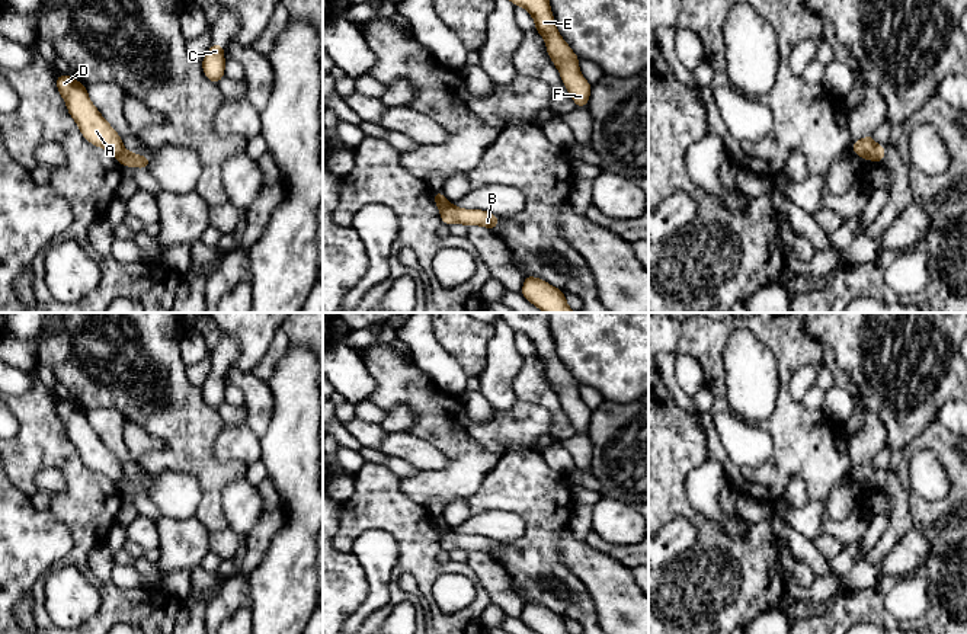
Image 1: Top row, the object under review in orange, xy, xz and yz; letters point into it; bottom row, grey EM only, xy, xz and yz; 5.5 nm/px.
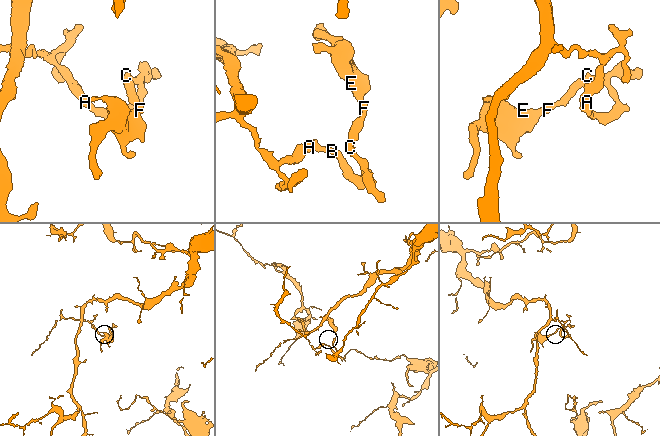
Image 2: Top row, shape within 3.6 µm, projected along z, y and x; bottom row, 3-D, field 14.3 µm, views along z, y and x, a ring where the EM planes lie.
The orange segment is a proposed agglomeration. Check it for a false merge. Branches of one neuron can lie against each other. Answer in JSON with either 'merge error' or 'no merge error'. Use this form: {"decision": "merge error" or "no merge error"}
{"decision": "merge error"}

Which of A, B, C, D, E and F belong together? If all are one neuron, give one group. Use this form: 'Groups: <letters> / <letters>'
Groups: A D / B C E F

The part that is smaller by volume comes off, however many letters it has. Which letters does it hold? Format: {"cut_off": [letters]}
{"cut_off": ["B", "C", "E", "F"]}

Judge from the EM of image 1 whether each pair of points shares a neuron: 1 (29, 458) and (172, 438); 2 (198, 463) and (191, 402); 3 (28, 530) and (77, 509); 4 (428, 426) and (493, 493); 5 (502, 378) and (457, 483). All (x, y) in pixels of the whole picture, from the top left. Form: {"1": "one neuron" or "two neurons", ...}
{"1": "two neurons", "2": "one neuron", "3": "two neurons", "4": "two neurons", "5": "two neurons"}

